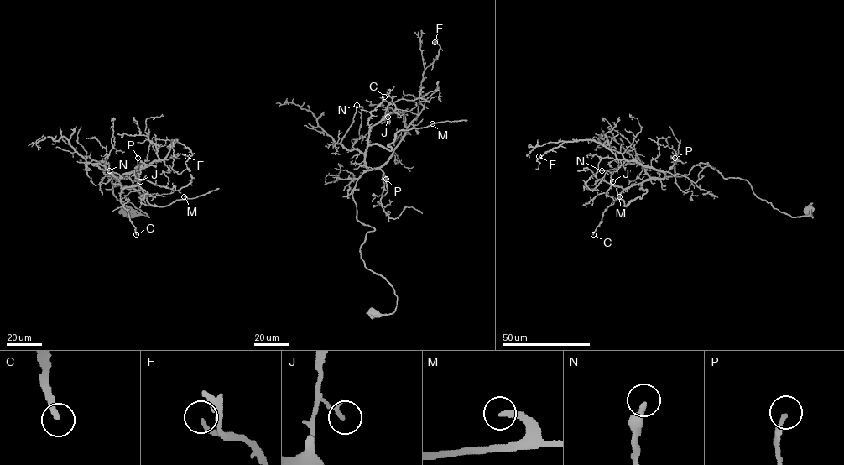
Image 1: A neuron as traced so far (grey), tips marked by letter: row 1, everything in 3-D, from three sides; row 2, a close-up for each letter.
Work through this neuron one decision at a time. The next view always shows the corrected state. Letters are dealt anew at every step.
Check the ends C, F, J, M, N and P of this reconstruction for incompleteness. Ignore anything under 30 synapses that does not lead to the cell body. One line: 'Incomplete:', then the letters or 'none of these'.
Incomplete: C, M, P

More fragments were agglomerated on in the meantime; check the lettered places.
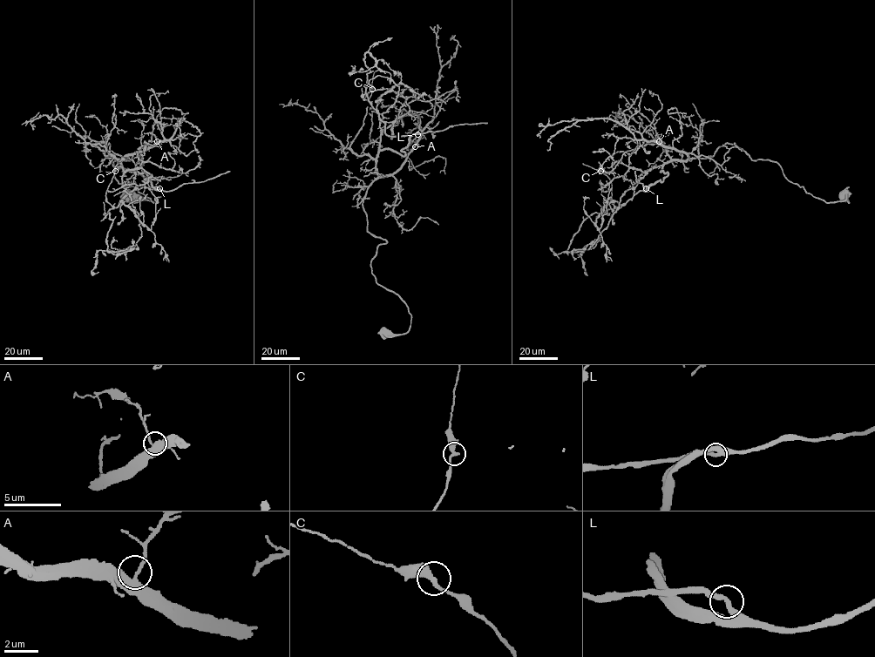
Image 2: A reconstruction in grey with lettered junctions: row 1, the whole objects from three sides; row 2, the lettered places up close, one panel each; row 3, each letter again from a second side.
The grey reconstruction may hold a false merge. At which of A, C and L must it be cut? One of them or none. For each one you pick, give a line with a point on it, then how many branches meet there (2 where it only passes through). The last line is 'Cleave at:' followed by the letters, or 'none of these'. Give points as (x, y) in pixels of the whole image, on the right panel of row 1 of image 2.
Cleave at: none of these

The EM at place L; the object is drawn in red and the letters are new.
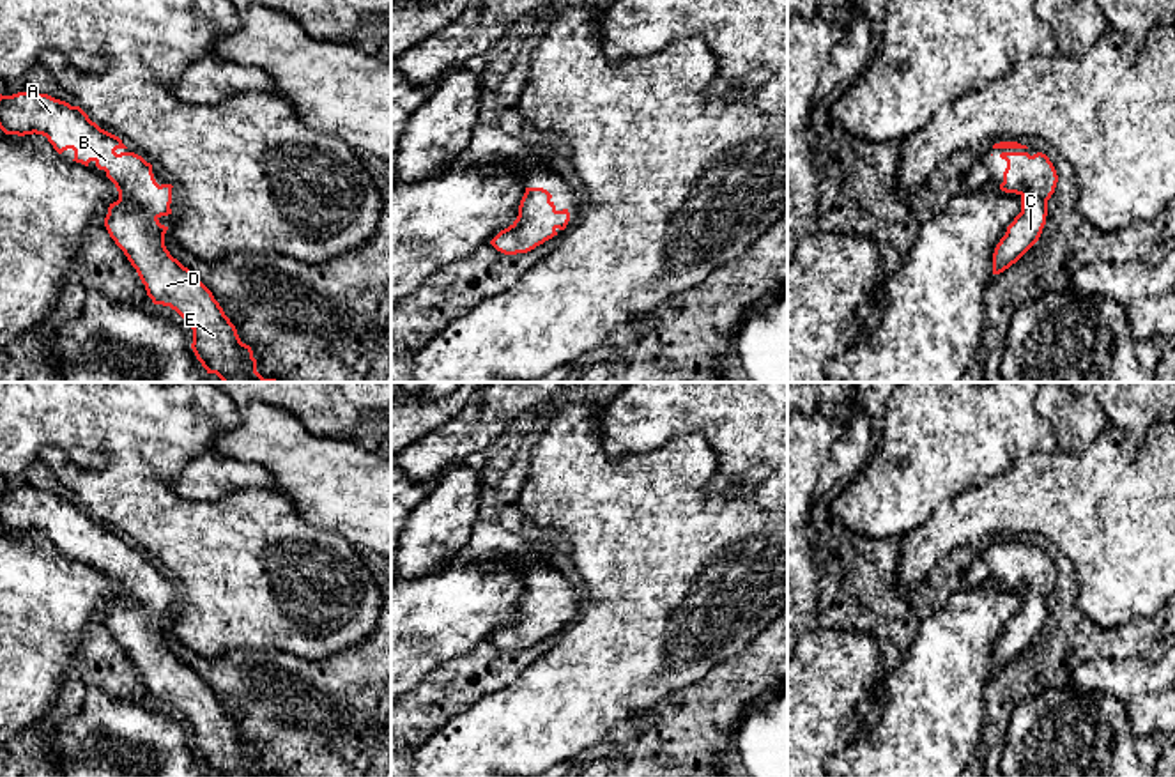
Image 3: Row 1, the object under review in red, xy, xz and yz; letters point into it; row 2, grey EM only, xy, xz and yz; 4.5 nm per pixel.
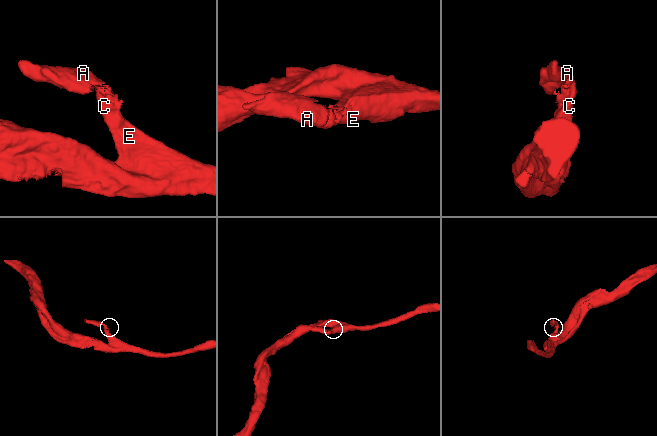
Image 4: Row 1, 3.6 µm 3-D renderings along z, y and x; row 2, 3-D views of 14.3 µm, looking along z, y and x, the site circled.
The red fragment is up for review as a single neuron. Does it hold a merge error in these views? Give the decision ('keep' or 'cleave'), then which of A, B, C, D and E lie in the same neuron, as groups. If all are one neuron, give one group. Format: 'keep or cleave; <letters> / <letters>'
keep; A B C D E

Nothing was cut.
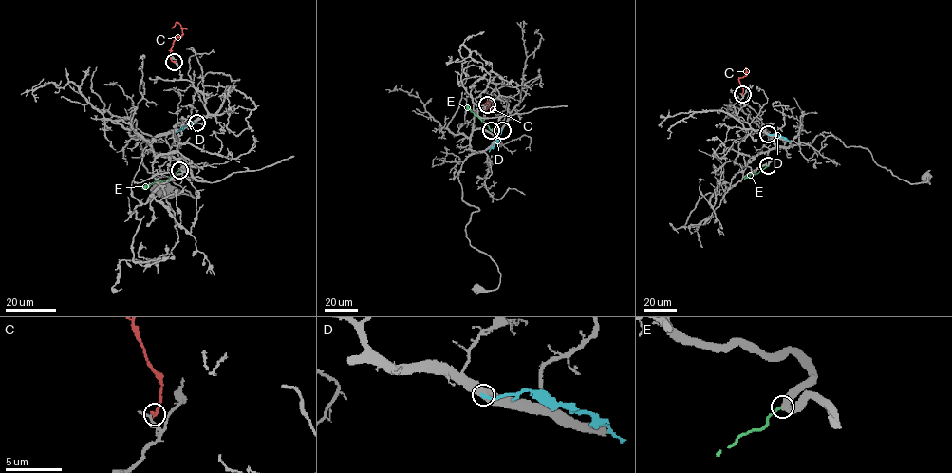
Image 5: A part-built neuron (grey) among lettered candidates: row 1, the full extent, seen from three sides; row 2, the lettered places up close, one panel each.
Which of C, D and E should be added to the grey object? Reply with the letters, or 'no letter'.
no letter

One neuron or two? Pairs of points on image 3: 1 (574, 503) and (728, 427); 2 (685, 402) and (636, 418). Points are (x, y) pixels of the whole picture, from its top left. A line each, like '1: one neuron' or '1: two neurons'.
1: two neurons
2: one neuron

